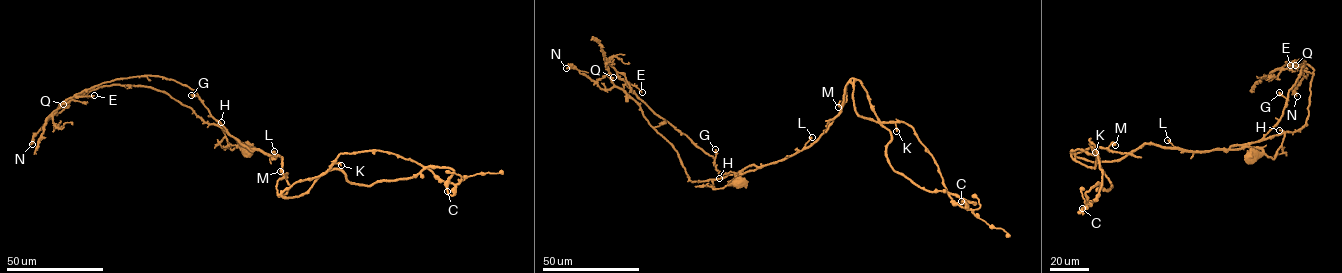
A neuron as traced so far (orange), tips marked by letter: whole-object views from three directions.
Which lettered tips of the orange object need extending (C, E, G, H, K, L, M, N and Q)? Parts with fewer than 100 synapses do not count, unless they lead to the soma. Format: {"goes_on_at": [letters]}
{"goes_on_at": []}

